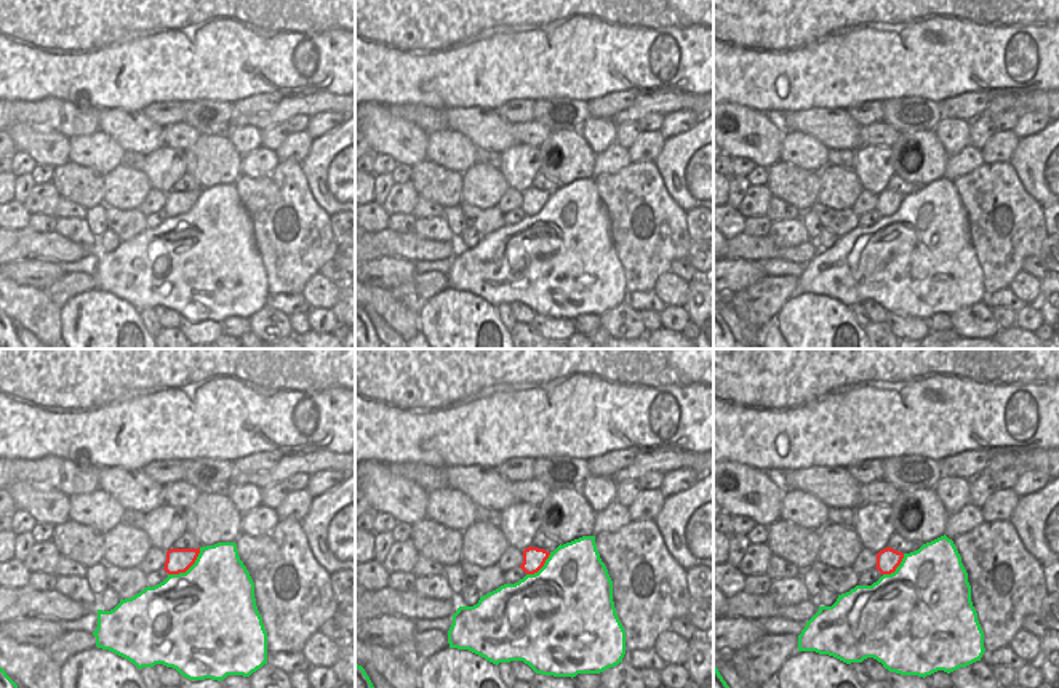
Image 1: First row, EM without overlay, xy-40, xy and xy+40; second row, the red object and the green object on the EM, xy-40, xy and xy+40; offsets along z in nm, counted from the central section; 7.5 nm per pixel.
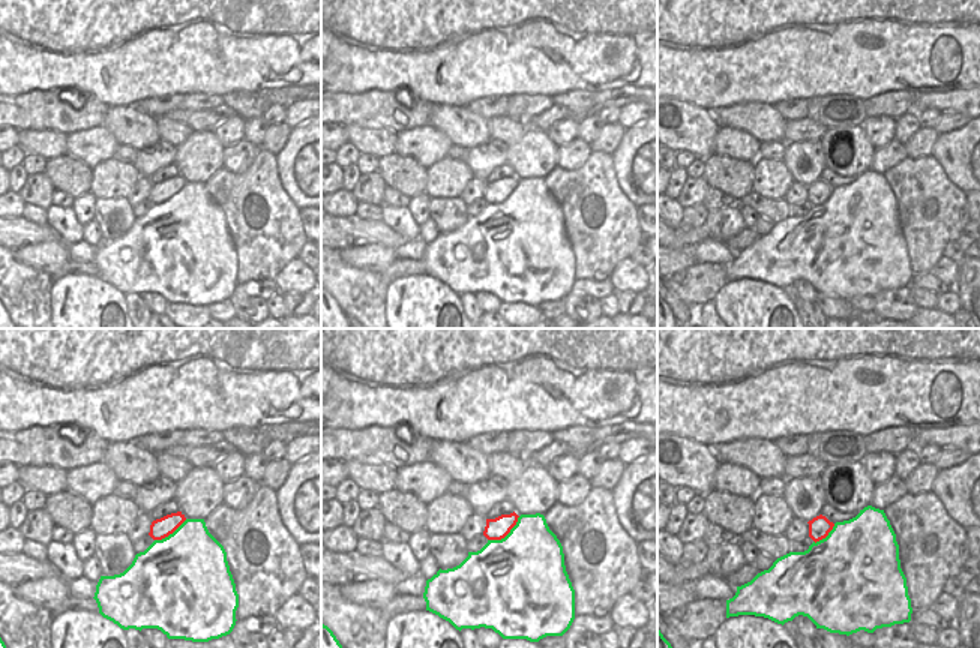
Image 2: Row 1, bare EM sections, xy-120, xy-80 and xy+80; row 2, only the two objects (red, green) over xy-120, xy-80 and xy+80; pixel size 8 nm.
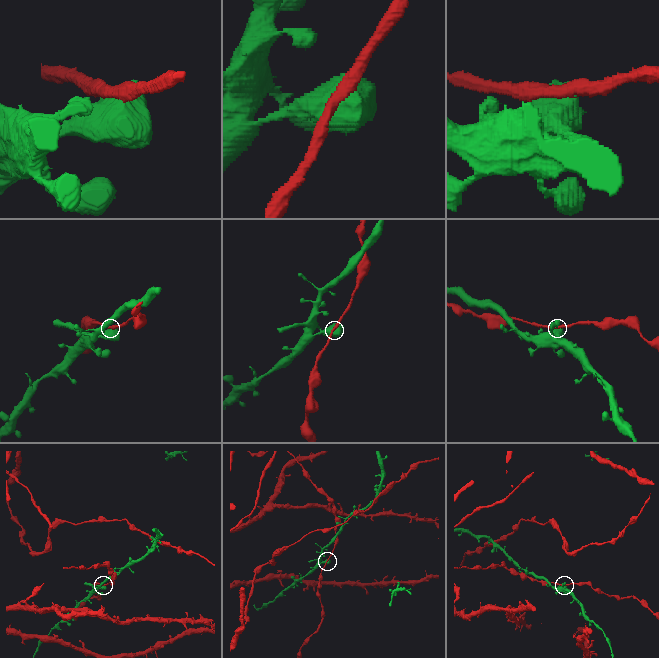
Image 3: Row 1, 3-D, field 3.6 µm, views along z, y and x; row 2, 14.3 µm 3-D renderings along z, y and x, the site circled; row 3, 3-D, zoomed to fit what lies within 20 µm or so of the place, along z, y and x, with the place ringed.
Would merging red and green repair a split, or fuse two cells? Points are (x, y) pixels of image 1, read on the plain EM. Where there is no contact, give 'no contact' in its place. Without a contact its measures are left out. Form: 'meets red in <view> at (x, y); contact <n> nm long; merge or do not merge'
meets red in xy-40 at (187, 210); contact 320 nm long; do not merge

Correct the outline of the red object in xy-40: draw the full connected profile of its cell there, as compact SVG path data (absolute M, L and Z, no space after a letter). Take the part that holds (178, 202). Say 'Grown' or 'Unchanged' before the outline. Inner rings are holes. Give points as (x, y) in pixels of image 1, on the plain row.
Unchanged. M170 190L166 194L165 213L168 216L186 214L197 202L198 190Z

